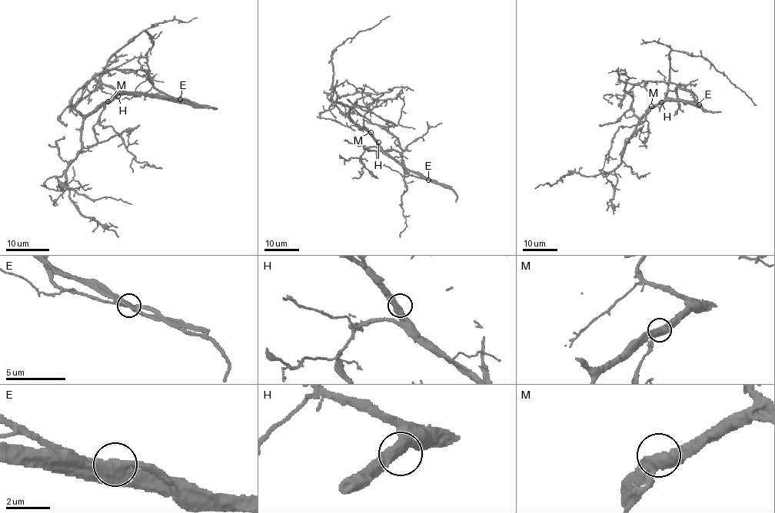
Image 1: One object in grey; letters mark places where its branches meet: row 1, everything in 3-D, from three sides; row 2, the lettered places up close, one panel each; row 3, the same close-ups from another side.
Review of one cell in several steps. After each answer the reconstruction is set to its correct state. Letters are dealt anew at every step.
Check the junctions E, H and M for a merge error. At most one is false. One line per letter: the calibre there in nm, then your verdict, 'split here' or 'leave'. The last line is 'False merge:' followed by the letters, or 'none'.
E: 500 nm | split here
H: 480 nm | leave
M: 500 nm | leave
False merge: E

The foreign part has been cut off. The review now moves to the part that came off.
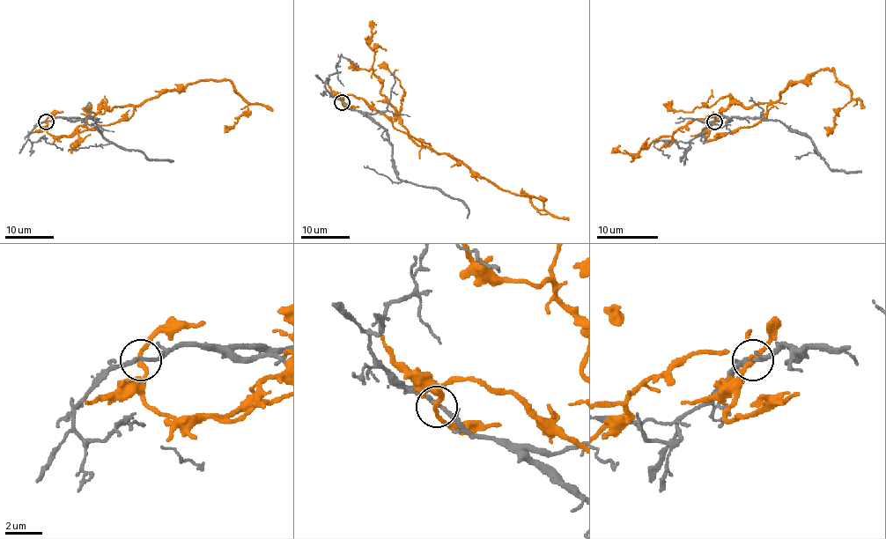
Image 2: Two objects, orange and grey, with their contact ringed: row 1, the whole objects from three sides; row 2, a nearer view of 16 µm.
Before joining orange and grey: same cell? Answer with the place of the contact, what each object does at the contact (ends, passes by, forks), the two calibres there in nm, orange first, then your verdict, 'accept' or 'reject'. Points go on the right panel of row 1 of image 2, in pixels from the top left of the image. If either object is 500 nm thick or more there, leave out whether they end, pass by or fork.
place (714, 121); orange passes by; grey passes by; calibres 240 and 200 nm; reject

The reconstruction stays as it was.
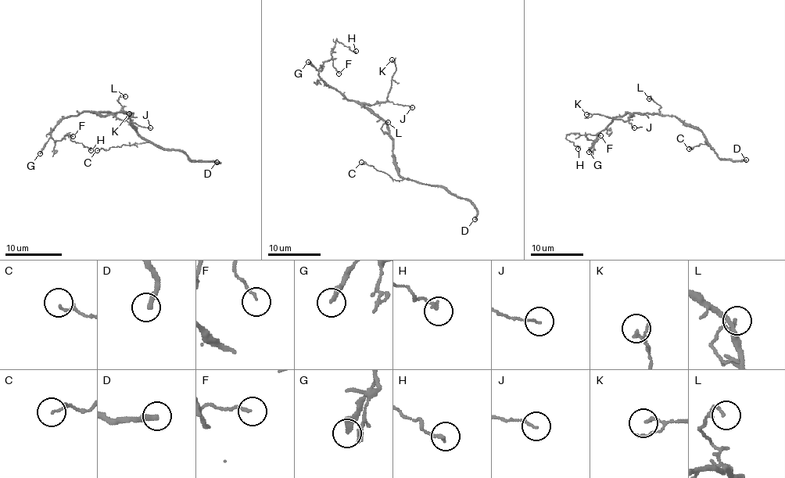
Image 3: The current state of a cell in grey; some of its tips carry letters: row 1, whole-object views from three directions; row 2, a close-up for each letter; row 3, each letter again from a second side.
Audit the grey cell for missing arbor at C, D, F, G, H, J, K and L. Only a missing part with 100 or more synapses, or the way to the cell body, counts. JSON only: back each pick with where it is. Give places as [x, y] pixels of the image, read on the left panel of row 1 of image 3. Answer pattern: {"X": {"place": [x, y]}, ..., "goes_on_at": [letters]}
{"D": {"place": [216, 162]}, "goes_on_at": ["D"]}

